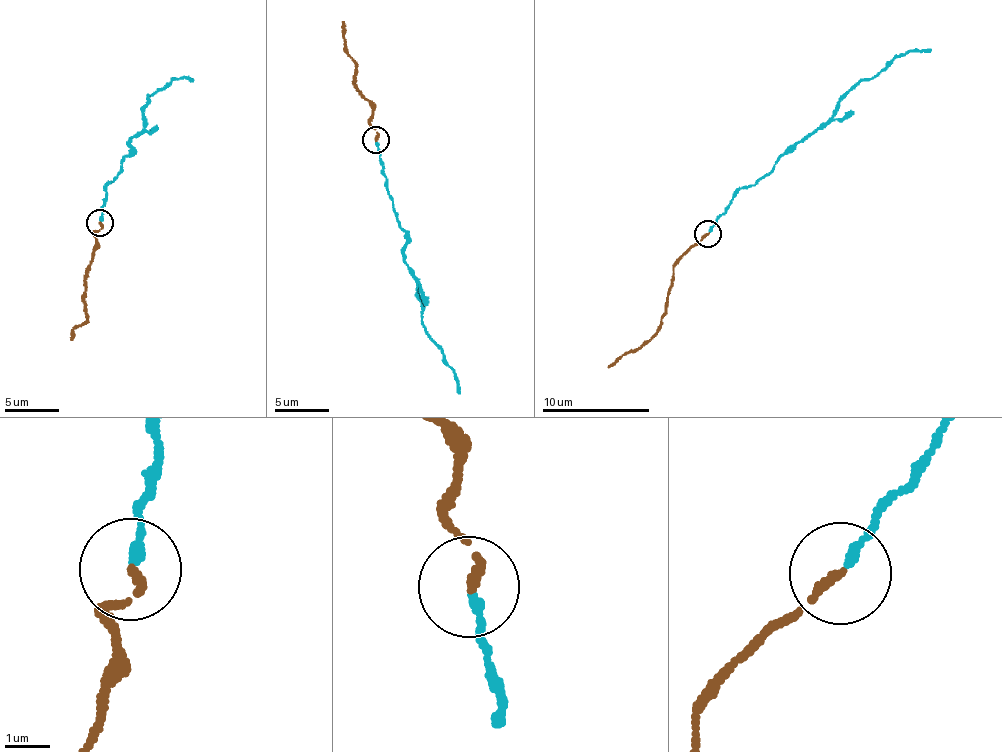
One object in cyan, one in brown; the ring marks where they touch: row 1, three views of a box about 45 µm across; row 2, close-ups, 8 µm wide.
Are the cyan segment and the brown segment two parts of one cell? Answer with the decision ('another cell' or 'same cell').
same cell

